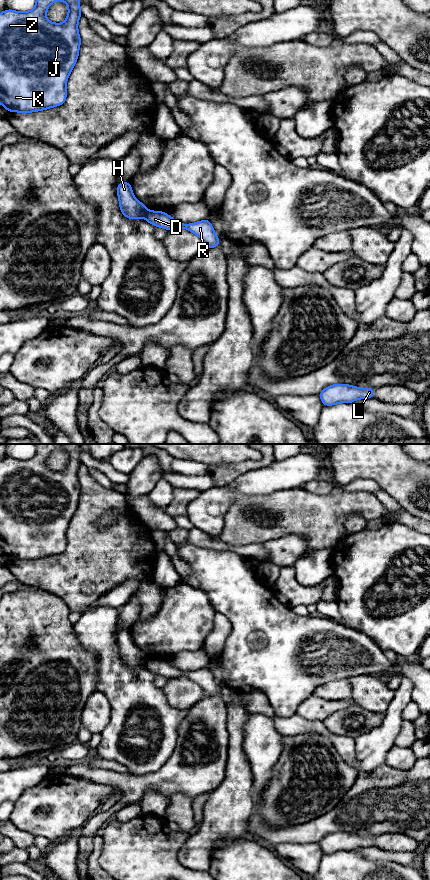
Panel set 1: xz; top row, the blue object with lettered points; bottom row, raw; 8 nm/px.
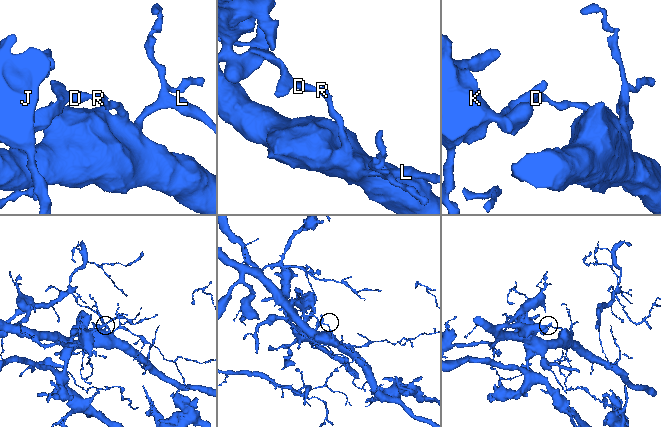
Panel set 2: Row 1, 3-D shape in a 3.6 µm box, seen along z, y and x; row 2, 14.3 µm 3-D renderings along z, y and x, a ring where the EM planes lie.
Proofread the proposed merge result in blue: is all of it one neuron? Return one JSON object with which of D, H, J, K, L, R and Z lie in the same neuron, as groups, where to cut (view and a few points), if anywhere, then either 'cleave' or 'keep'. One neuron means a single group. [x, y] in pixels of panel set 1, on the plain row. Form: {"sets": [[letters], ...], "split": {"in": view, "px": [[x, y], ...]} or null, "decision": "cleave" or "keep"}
{"sets": [["D", "L", "R"], ["H", "J", "K", "Z"]], "split": {"in": "xz", "px": [[147, 658], [143, 664]]}, "decision": "cleave"}

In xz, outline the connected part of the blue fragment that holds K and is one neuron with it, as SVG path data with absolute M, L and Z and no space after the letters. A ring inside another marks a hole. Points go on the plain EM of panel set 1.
M36 444L36 453L31 459L6 457L0 461L0 552L8 560L38 560L58 555L66 549L66 530L77 510L81 493L78 480L81 464L80 444ZM58 448L68 453L68 464L60 472L46 466L49 454Z

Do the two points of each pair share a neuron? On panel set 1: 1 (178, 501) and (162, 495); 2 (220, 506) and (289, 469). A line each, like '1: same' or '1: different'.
1: different
2: same

